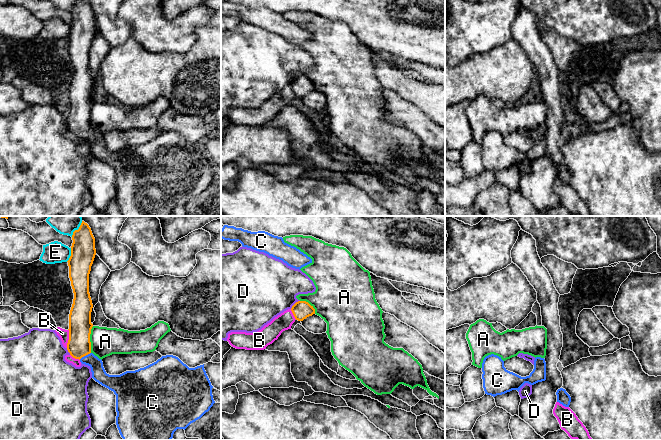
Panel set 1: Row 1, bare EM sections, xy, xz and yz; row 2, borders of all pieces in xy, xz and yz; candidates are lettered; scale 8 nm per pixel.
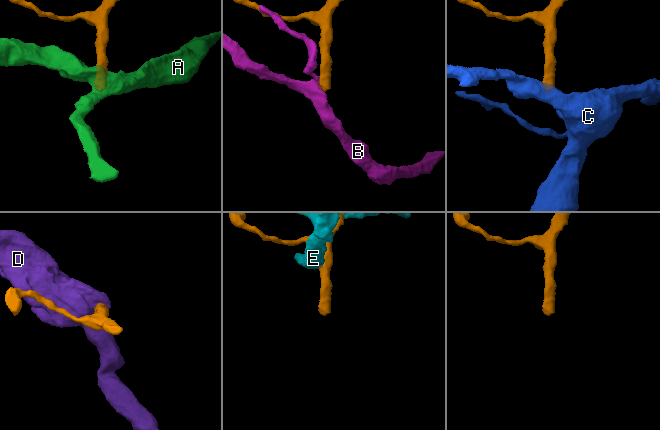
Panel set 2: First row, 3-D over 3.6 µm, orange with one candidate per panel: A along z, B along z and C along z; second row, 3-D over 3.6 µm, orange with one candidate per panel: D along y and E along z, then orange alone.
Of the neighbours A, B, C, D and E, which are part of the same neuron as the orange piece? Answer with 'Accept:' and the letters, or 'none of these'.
Accept: C

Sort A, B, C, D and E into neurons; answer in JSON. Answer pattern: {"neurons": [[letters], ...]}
{"neurons": [["A"], ["B"], ["C"], ["D"], ["E"]]}

